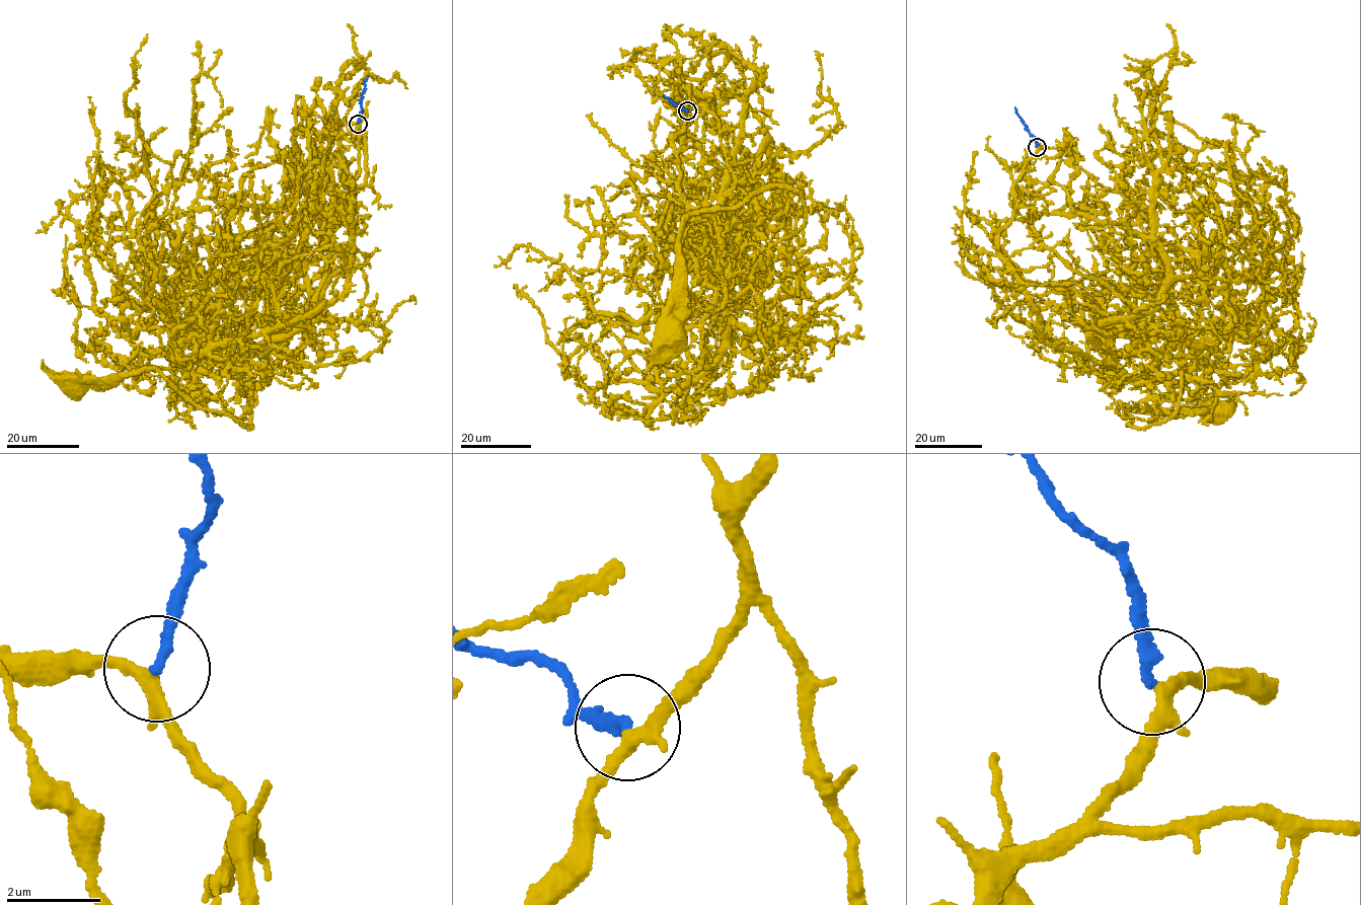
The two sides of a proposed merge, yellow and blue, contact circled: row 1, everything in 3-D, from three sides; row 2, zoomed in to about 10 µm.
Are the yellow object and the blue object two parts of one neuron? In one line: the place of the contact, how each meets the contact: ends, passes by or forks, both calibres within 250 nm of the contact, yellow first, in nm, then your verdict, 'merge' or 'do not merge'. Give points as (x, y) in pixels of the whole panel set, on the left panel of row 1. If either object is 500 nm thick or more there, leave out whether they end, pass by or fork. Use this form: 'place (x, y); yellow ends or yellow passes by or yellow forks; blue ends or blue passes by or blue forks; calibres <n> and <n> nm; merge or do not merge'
place (358, 124); yellow forks; blue ends; calibres 200 and 240 nm; merge

